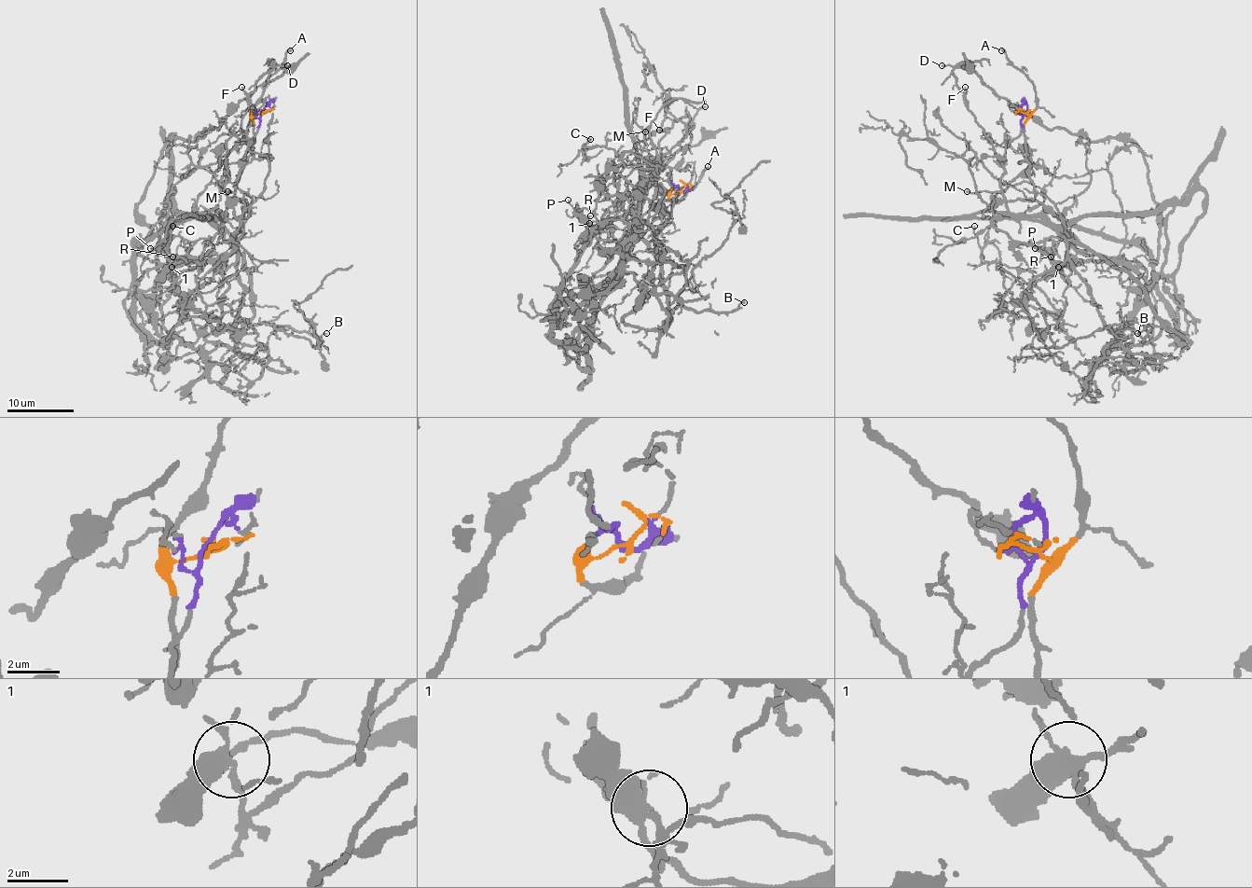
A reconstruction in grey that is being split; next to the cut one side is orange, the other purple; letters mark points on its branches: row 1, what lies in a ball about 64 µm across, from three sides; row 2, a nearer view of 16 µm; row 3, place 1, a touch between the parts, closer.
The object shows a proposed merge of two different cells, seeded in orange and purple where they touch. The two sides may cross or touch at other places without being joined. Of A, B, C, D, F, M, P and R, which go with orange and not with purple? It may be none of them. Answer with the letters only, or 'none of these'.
A, B, C, R

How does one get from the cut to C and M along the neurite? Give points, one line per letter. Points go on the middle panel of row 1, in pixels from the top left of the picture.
C: (680, 191), (654, 198), (668, 221), (648, 242), (618, 202), (621, 158), (612, 149), (586, 145), (591, 139)
M: (680, 191), (671, 181), (668, 168), (658, 169), (653, 166), (652, 154), (644, 143), (644, 131)

